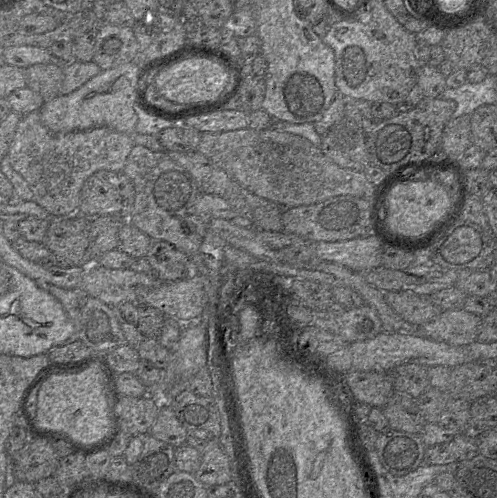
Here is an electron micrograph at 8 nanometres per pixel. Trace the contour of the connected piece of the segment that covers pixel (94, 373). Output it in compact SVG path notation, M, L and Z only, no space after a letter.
M97 363L79 373L60 372L49 377L37 395L37 429L69 437L83 446L98 443L109 431L105 381L105 374Z

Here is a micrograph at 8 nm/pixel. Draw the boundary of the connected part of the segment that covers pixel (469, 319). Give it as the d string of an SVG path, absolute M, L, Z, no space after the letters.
M464 308L447 310L442 311L433 321L421 327L413 327L411 331L450 345L469 346L478 339L481 318Z

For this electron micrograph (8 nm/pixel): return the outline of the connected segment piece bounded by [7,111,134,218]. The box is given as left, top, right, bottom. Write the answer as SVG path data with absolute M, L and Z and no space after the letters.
M33 111L21 117L7 156L13 169L29 184L33 201L54 218L64 218L78 212L86 180L100 170L122 172L133 146L132 134L107 127L52 132L42 124L40 112Z

